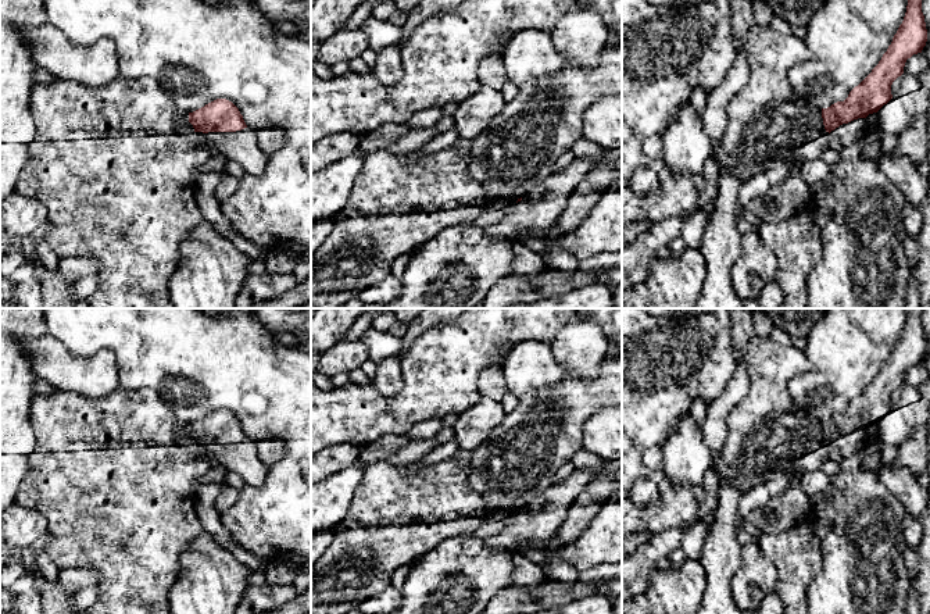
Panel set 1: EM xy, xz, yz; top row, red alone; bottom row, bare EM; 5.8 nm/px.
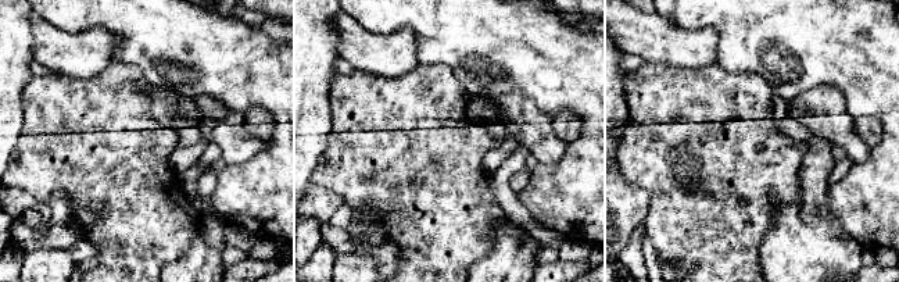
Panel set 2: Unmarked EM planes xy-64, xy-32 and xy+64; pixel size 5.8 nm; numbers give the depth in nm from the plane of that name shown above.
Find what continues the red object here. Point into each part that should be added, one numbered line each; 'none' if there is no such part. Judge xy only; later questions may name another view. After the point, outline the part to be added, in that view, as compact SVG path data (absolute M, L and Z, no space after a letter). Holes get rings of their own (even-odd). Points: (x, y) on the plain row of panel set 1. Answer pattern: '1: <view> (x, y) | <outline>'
1: xy (240, 457) | M247 438L236 443L208 443L205 449L226 471L239 474L246 485L261 486L271 467L260 460L255 442Z

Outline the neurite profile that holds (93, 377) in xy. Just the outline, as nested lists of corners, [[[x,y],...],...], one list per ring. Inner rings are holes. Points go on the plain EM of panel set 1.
[[[50,333],[24,338],[19,345],[29,356],[35,375],[56,390],[99,399],[121,388],[111,350],[104,349],[83,357],[69,351]]]

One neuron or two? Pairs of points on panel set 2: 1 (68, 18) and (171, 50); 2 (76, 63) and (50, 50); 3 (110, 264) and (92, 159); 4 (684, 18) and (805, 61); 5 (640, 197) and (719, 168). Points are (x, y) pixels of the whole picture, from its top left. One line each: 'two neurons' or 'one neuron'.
1: one neuron
2: one neuron
3: one neuron
4: one neuron
5: two neurons

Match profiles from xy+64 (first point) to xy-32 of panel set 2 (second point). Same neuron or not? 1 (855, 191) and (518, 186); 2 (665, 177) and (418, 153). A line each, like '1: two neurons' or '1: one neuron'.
1: two neurons
2: one neuron

